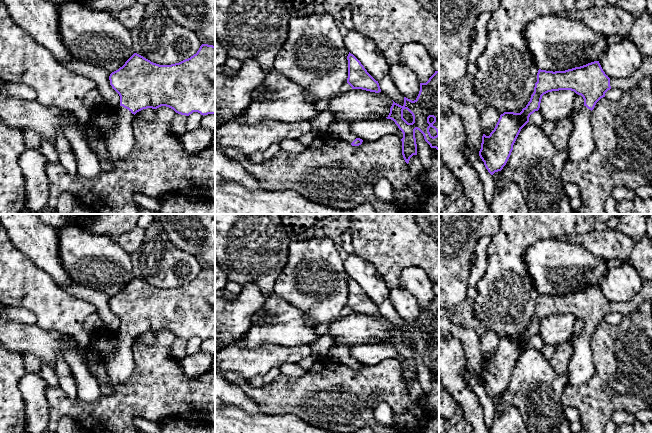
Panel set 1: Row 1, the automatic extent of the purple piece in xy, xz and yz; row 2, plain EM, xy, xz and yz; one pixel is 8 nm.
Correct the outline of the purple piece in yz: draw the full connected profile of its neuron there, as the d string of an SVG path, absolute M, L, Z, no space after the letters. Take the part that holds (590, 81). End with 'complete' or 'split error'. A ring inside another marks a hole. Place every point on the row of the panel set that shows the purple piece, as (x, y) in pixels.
M652 56L646 57L642 61L642 65L628 78L609 78L603 71L599 61L594 61L586 65L568 69L565 71L546 71L538 70L537 82L535 83L534 92L531 95L530 101L520 113L504 112L489 136L483 134L481 149L479 156L484 162L488 172L493 175L495 172L501 171L506 165L513 145L521 131L521 129L529 122L529 117L540 108L542 96L548 92L559 90L571 90L576 94L581 95L584 99L584 106L579 111L573 111L570 119L573 122L573 130L569 139L569 155L571 161L580 161L588 158L593 150L593 137L591 131L591 115L596 103L603 97L611 88L620 89L622 92L635 87L642 79L652 78Z | split error

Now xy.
M202 44L196 54L171 65L159 65L134 53L122 67L110 74L109 80L112 88L120 96L120 106L111 110L115 119L115 127L104 137L107 151L115 160L123 159L130 154L135 144L132 120L135 114L143 109L166 106L186 116L193 112L198 112L203 116L215 114L215 46L213 45Z | split error

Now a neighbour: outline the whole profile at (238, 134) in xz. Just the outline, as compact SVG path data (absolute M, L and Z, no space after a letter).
M243 119L229 121L215 130L215 148L239 150L250 157L255 152L263 152L272 144L280 144L285 139L298 139L311 132L308 121L282 123L262 119L256 124L249 124Z

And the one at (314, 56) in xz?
M327 12L289 19L288 36L272 70L306 91L306 99L335 96L348 78L349 51L334 18Z

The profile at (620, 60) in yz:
M626 38L608 45L599 63L605 74L611 78L628 78L641 65L643 57L636 45Z

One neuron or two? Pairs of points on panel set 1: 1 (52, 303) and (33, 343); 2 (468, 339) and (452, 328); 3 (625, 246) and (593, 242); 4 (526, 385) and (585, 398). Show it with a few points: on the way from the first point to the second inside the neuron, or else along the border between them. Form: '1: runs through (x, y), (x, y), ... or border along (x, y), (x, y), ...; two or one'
1: border along (35, 324), (46, 330), (57, 330), (63, 333); two
2: runs through (464, 335), (456, 330); one
3: runs through (617, 245), (601, 243); one
4: border along (568, 382), (562, 393), (563, 405); two

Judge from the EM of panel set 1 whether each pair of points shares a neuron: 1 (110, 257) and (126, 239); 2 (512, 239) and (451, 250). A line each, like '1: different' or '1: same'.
1: different
2: different

